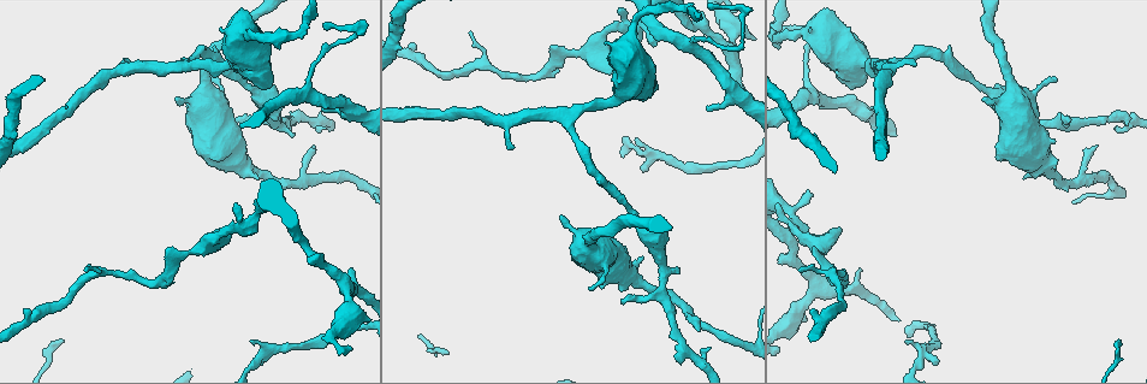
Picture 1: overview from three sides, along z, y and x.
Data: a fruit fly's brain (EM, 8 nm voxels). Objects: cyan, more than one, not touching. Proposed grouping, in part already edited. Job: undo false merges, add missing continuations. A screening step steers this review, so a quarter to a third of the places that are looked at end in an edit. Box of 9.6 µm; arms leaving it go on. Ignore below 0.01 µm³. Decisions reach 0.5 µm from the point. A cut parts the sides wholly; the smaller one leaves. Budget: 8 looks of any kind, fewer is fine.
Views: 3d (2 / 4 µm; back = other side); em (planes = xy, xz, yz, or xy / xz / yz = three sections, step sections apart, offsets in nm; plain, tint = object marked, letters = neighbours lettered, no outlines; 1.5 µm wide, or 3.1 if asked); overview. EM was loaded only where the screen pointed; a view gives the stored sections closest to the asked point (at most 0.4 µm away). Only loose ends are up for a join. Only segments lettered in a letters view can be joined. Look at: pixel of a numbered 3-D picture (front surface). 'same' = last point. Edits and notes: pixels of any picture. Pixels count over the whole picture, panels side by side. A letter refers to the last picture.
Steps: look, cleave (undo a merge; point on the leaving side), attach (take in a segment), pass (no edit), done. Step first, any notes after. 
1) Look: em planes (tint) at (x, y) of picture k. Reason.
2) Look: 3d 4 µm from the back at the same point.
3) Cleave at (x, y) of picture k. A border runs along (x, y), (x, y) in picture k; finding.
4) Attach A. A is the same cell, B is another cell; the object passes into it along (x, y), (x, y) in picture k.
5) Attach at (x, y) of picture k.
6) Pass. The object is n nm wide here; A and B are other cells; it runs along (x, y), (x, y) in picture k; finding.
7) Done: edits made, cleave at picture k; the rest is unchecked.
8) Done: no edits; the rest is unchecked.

Look: em planes (letters) at (470, 33) of picture 1. Branch stops here.

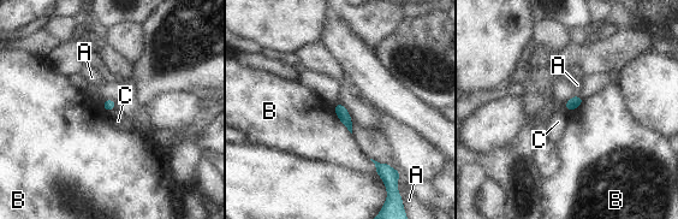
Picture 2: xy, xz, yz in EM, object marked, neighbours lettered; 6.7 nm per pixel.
Pass. A, B and C are other cells; a border runs along (333, 107), (339, 120), (351, 134) in picture 2; no lettered segment goes on from it.

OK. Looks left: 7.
Look: 3d 4 µm at (810, 26) of picture 1. Stops while still wide.

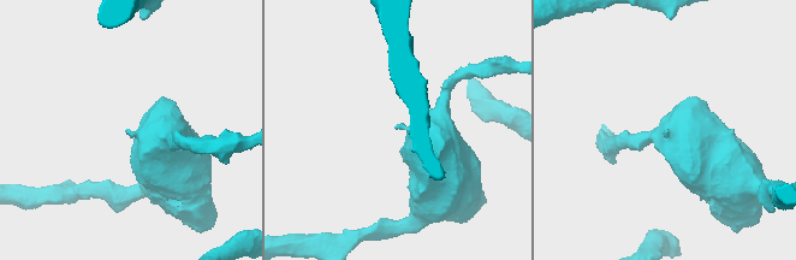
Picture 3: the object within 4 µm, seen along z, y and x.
Look: em planes (letters) at (394, 127) of picture 3.

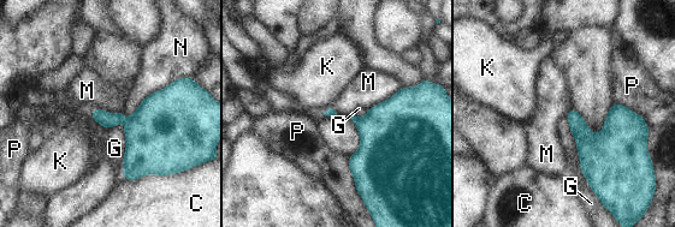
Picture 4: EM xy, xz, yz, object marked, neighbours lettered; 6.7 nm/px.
Pass. C, G, K, M, N and P are other cells; a border runs along (93, 109), (90, 115) in picture 4; none of them fits.

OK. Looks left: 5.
Look: 3d 2 µm at (678, 270) of picture 1. An open end.

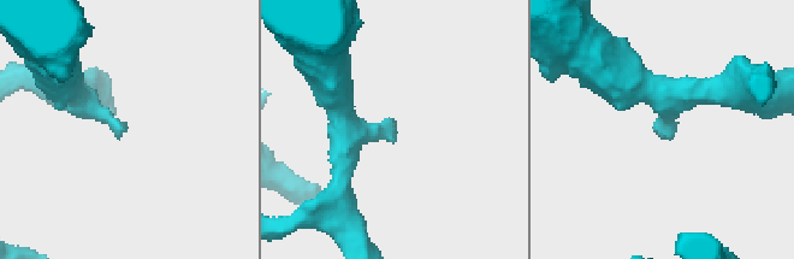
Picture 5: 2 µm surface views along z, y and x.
Look: em xz step 4 (letters) at (659, 136) of picture 5. The arms are 200, 340 nm wide.

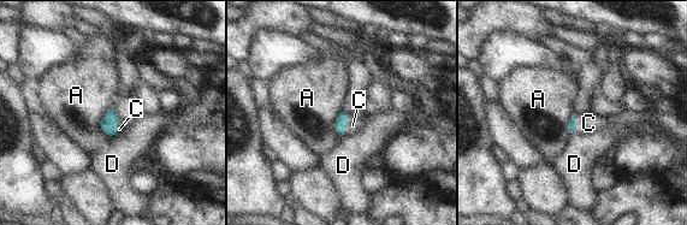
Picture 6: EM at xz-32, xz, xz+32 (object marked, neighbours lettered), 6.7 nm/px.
Look: em planes (letters) at the same point. Cut it another way.

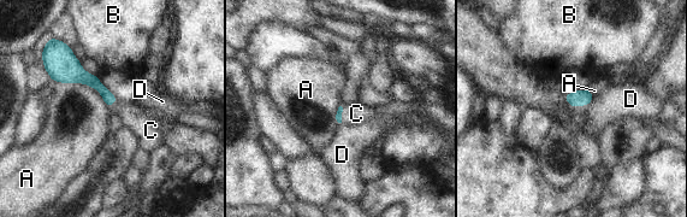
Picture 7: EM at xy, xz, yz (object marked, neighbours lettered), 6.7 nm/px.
Attach C. C is the same cell, A, B and D are other cells; the object passes into it along (576, 98), (579, 105), (580, 111) in picture 7; it goes on there.

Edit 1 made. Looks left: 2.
Done: edits made, attach at picture 7; the rest is unchecked.

